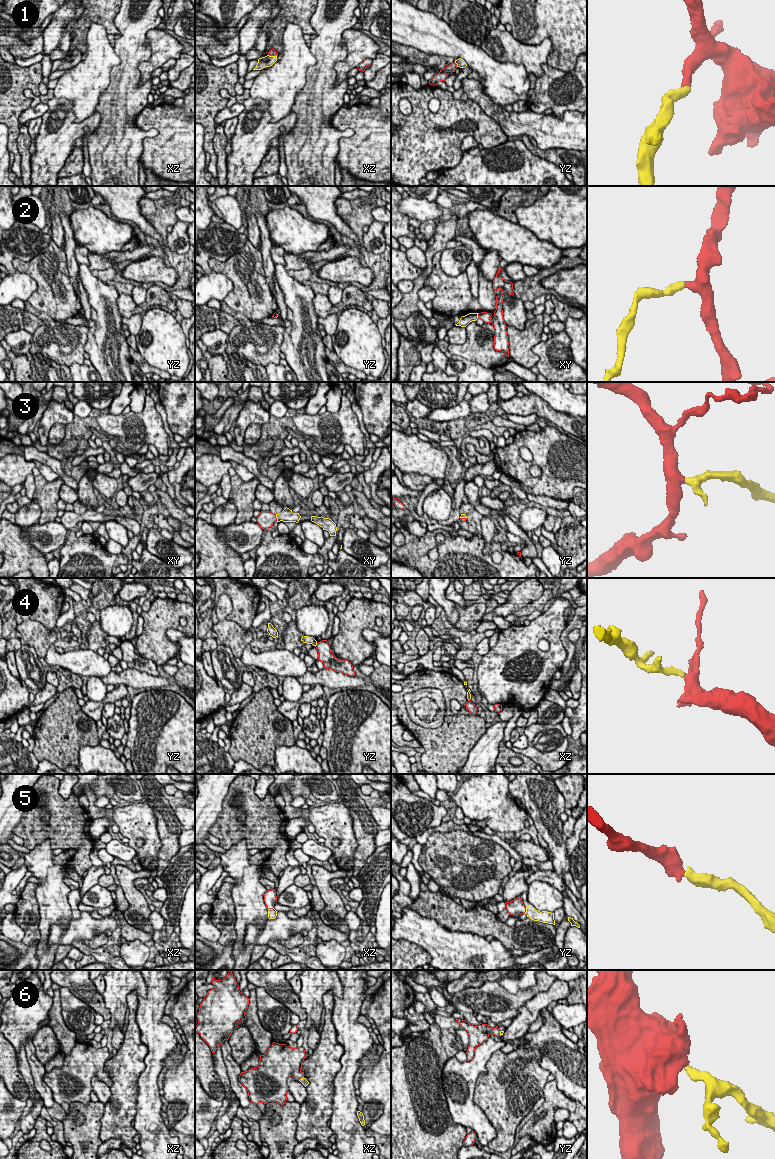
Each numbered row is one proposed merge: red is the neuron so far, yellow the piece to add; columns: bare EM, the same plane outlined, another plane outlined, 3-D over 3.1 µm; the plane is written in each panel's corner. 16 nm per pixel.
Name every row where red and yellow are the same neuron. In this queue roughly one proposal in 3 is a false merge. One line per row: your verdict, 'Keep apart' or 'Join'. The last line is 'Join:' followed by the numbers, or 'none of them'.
1: Join
2: Keep apart
3: Join
4: Keep apart
5: Join
6: Join
Join: 1, 3, 5, 6

